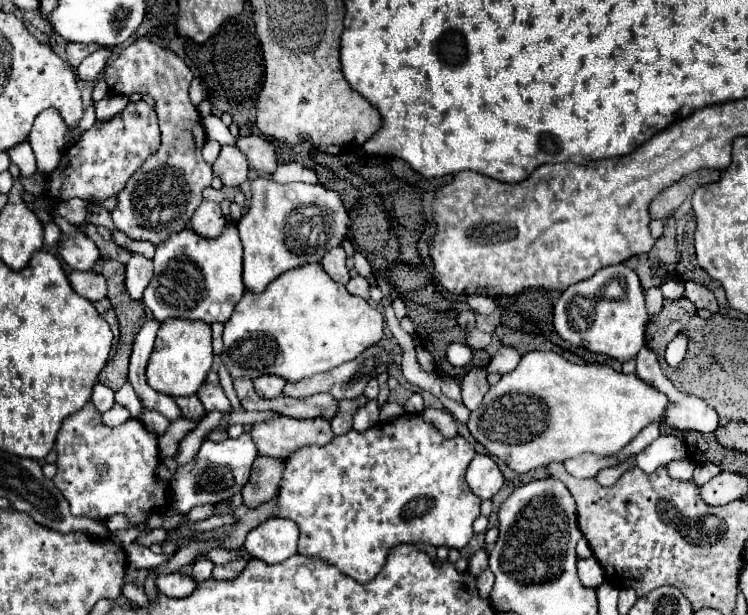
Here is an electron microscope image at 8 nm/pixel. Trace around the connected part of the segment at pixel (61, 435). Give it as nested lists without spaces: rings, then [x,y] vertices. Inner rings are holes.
[[[92,402],[68,416],[56,438],[58,472],[56,488],[70,502],[74,516],[106,520],[112,514],[126,514],[132,524],[170,502],[168,484],[156,478],[158,438],[144,428],[140,420],[128,418],[118,426],[106,426],[102,414]]]

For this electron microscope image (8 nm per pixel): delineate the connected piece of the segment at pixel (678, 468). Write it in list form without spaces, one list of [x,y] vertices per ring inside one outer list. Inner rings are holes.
[[[682,458],[682,460],[676,460],[676,462],[670,462],[666,468],[668,468],[668,474],[676,480],[692,480],[692,472],[694,472],[694,462],[690,458]]]

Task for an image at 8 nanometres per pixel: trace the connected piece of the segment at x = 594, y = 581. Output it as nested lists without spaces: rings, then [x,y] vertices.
[[[594,556],[590,558],[578,558],[578,576],[580,580],[590,586],[590,588],[598,588],[606,578],[604,578],[604,570],[598,564],[598,560]]]

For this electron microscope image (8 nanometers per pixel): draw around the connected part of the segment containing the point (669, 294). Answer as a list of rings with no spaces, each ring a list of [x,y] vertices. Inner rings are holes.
[[[676,276],[676,278],[668,280],[668,282],[664,282],[664,284],[660,286],[660,290],[662,290],[664,298],[682,298],[682,292],[684,292],[684,282]]]

